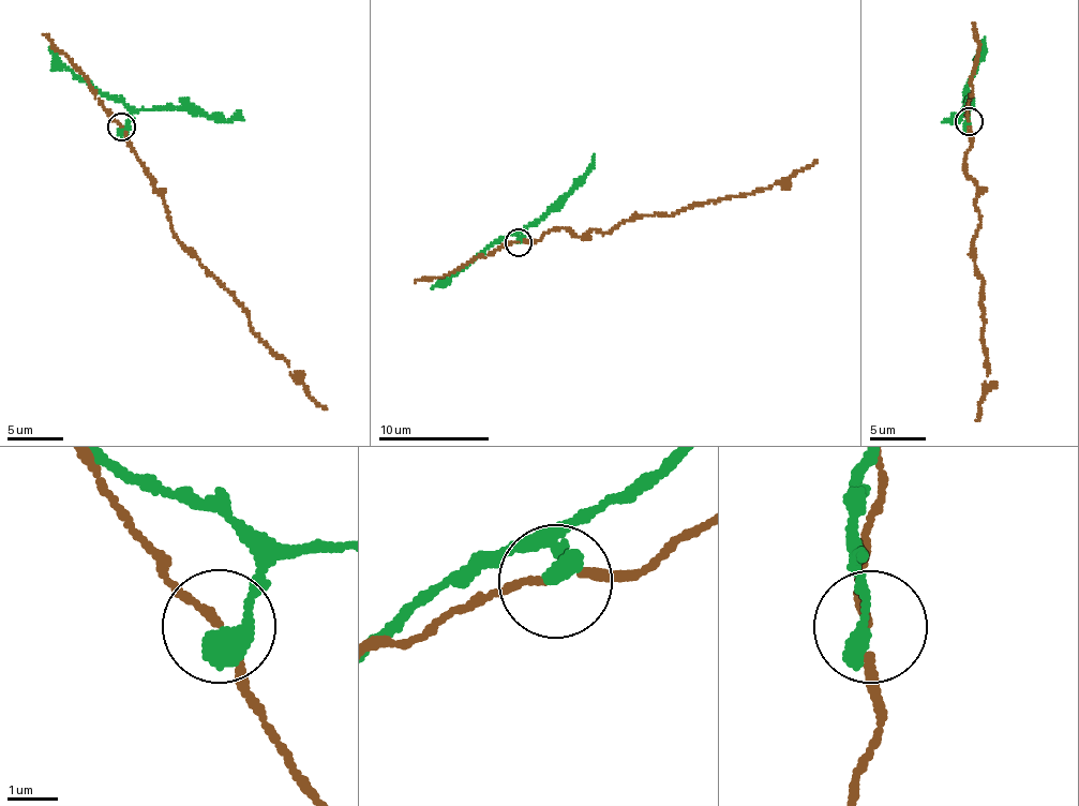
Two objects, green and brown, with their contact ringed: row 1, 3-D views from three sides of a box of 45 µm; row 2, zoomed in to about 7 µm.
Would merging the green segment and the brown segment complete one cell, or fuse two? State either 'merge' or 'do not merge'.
do not merge

